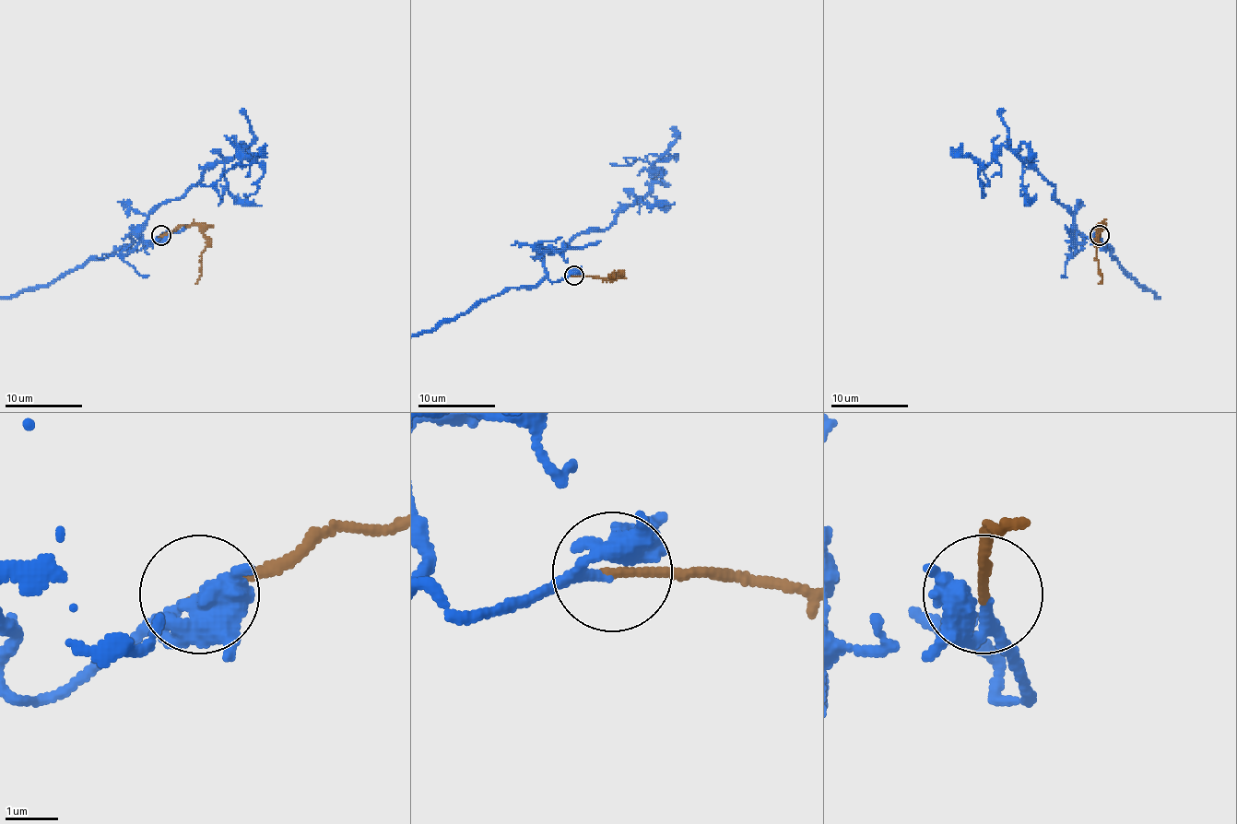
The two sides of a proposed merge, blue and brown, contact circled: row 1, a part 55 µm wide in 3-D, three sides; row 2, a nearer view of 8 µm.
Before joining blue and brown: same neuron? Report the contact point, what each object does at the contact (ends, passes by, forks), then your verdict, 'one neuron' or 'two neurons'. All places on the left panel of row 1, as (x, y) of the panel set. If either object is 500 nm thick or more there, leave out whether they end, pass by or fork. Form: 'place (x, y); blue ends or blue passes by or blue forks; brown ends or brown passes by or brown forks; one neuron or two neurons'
place (160, 235); blue passes by; brown ends; one neuron

